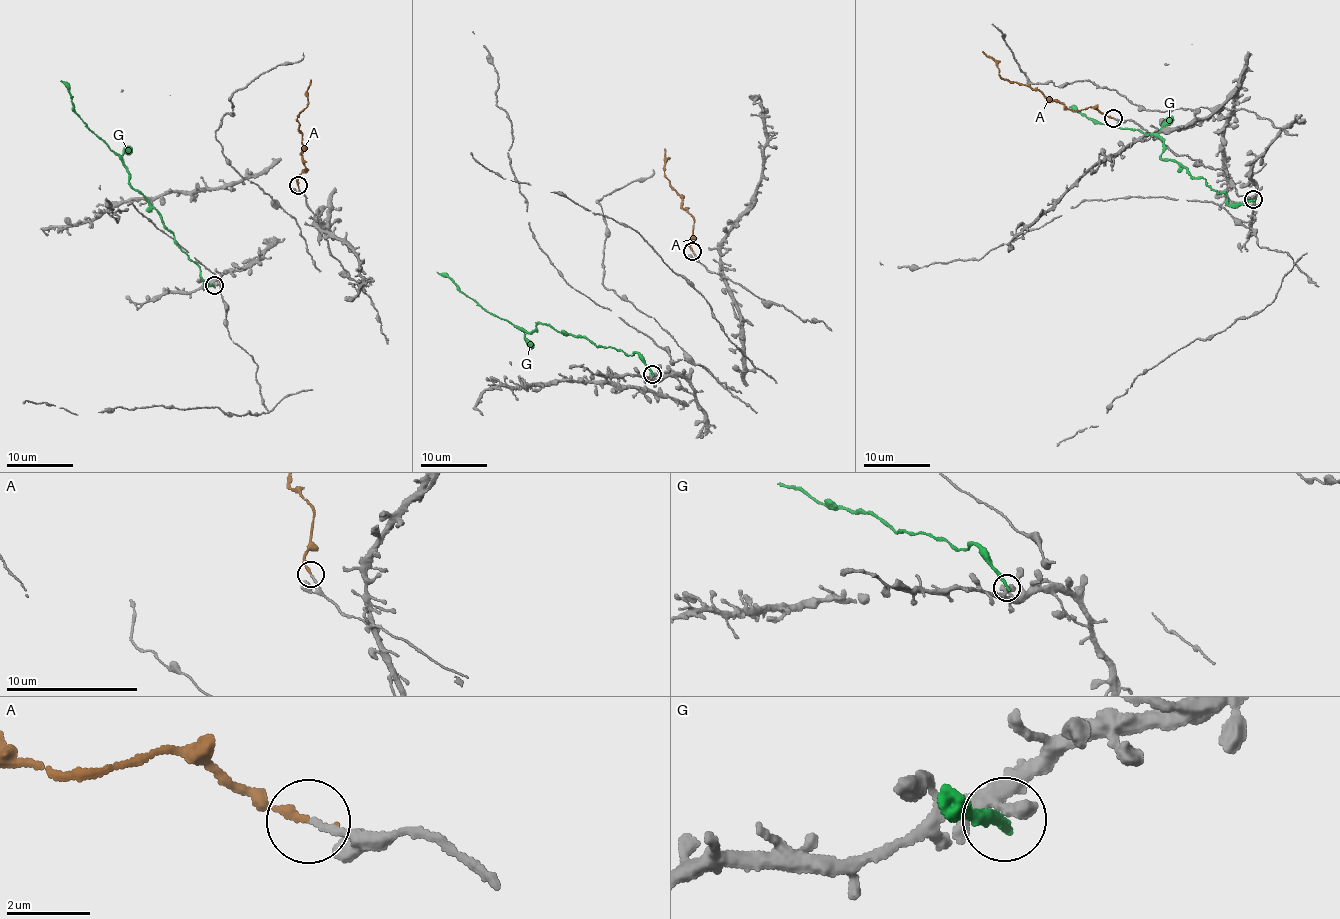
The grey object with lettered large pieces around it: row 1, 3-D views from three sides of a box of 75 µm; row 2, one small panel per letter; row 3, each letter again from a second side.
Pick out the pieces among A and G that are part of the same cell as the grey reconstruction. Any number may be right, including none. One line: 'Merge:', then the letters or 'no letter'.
Merge: no letter

